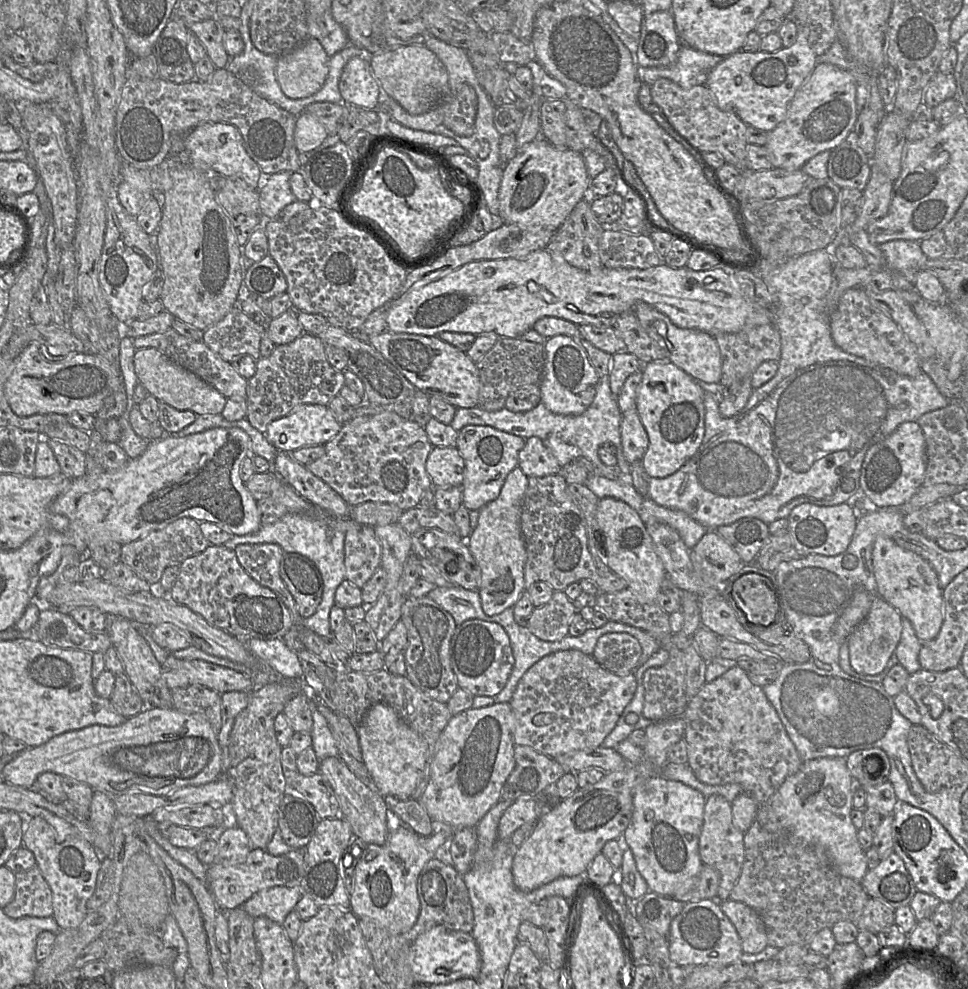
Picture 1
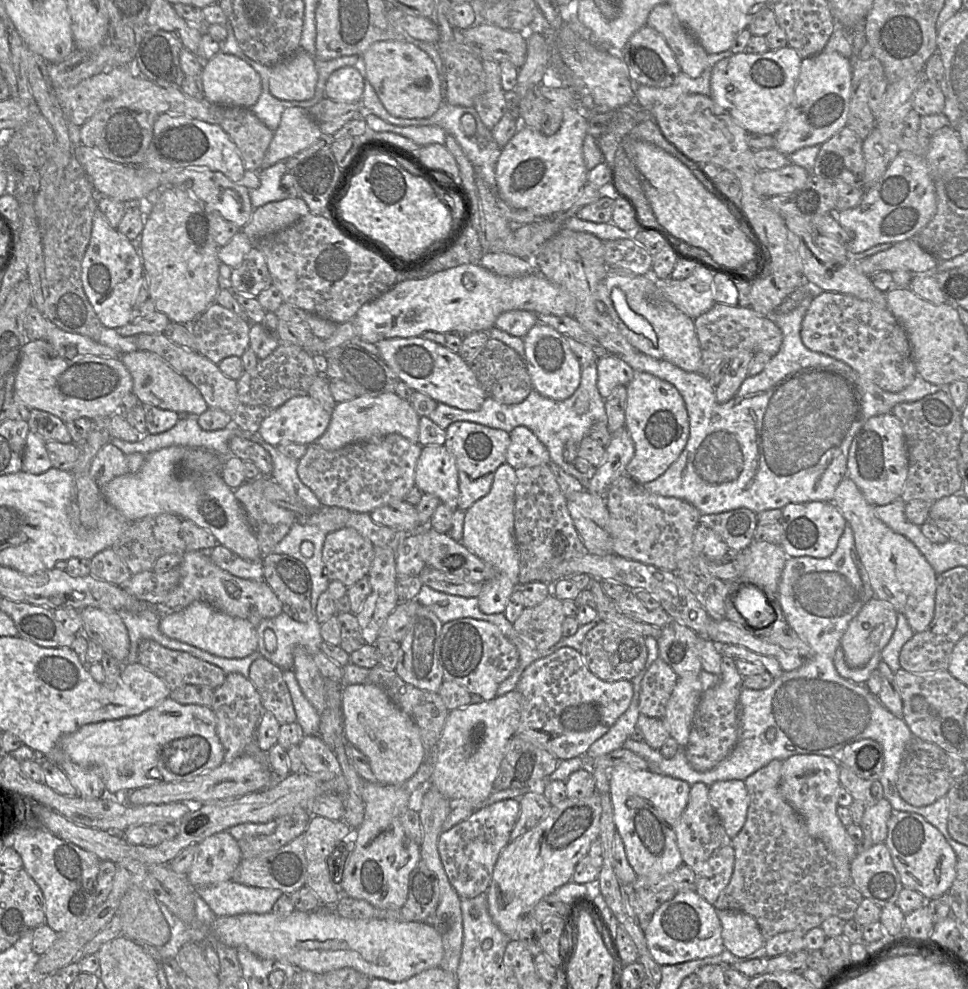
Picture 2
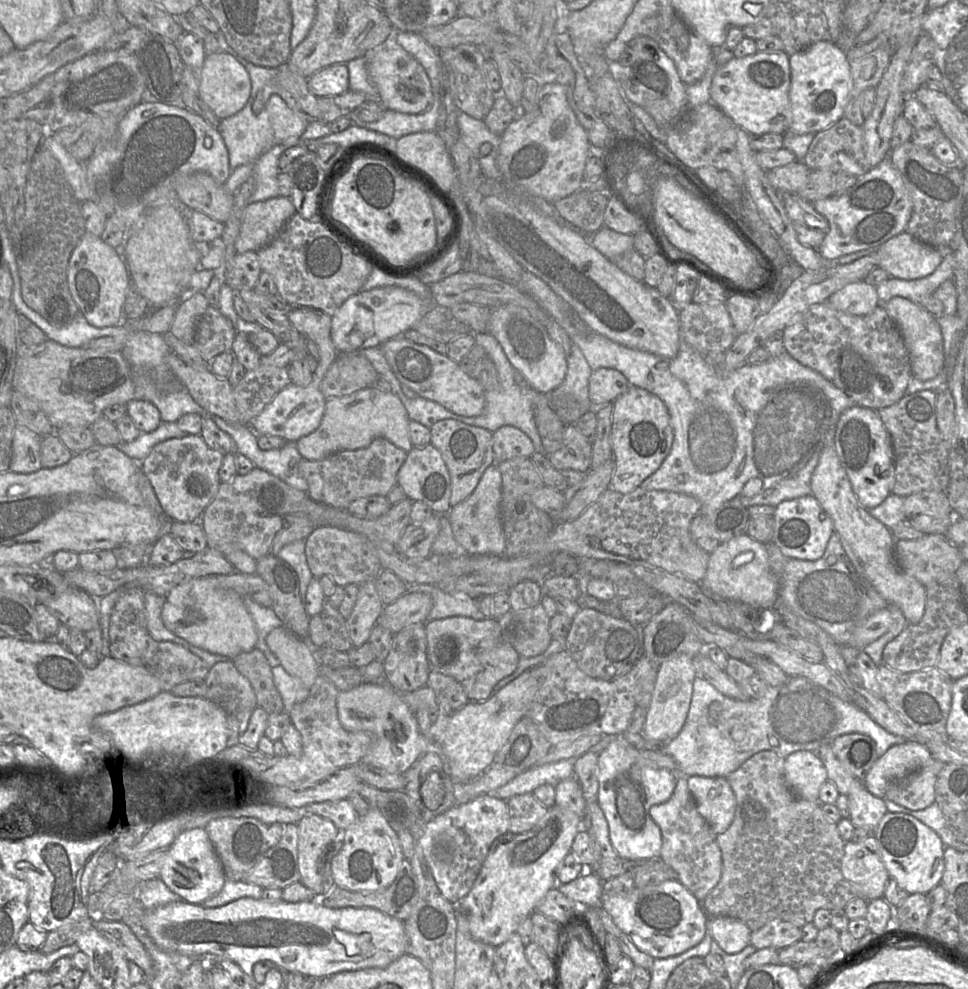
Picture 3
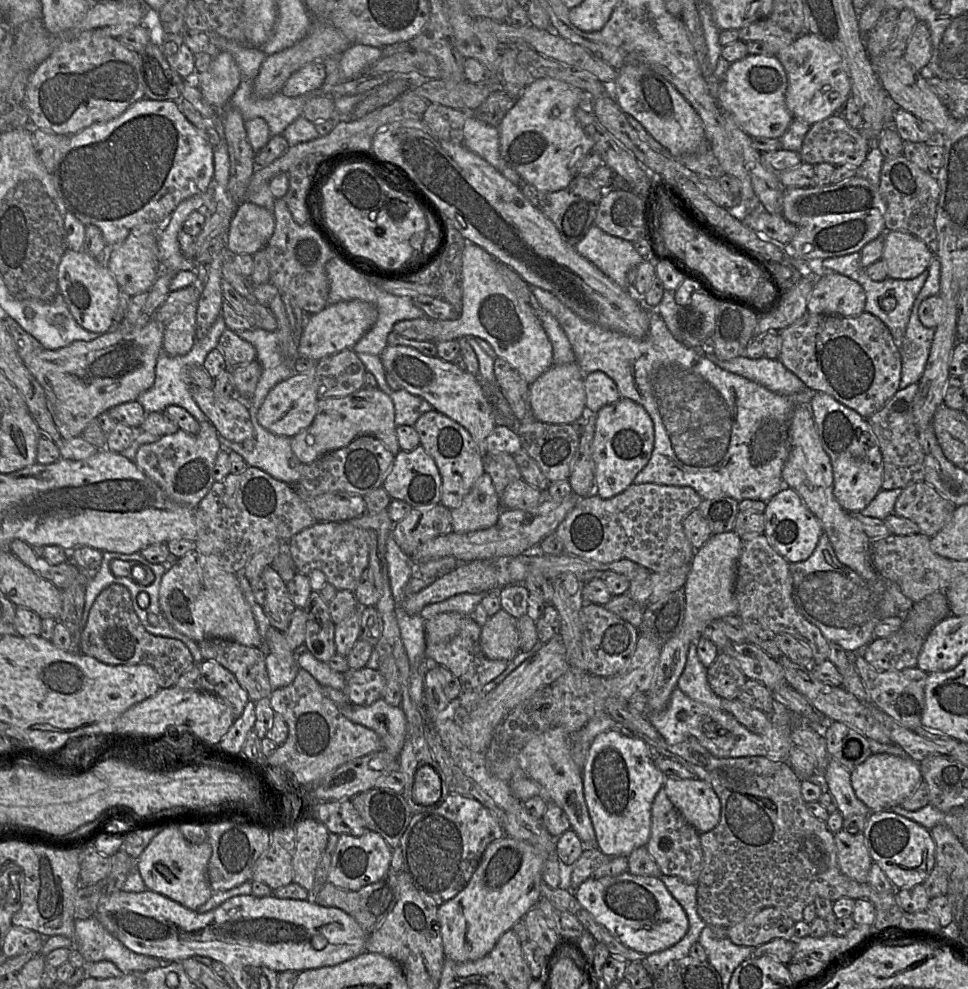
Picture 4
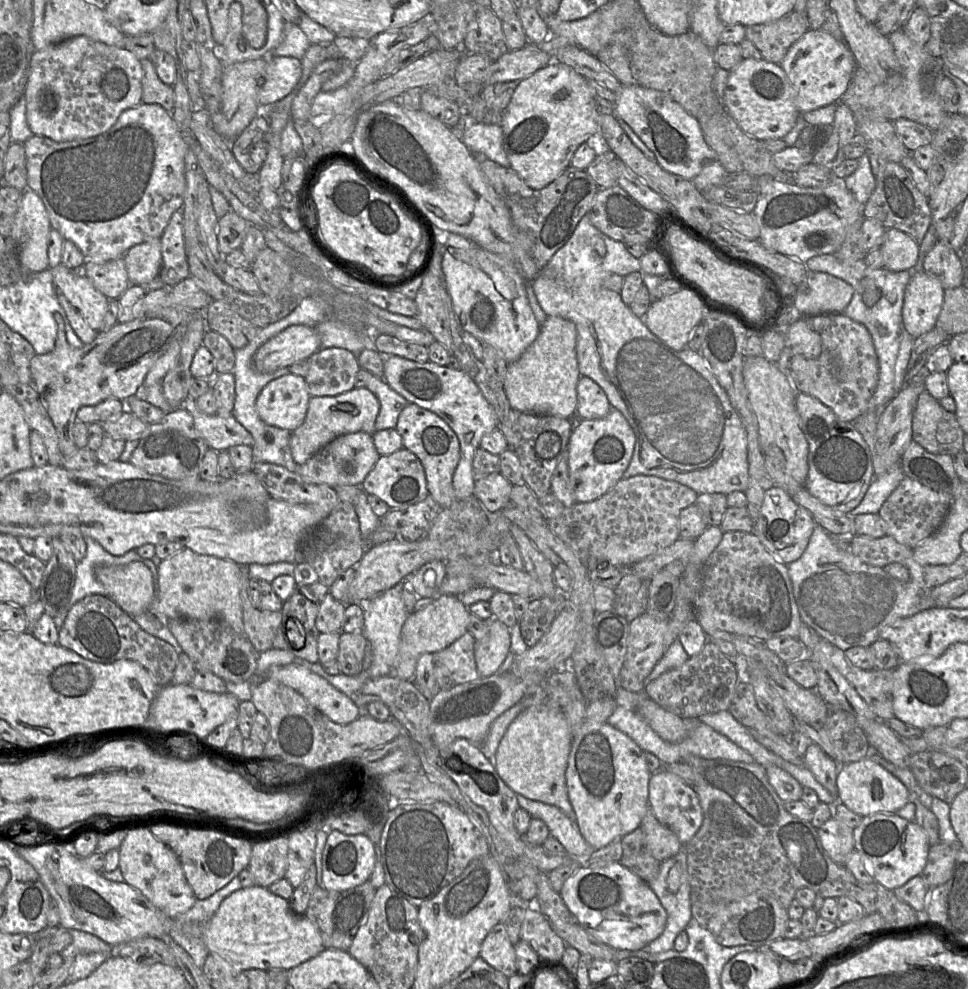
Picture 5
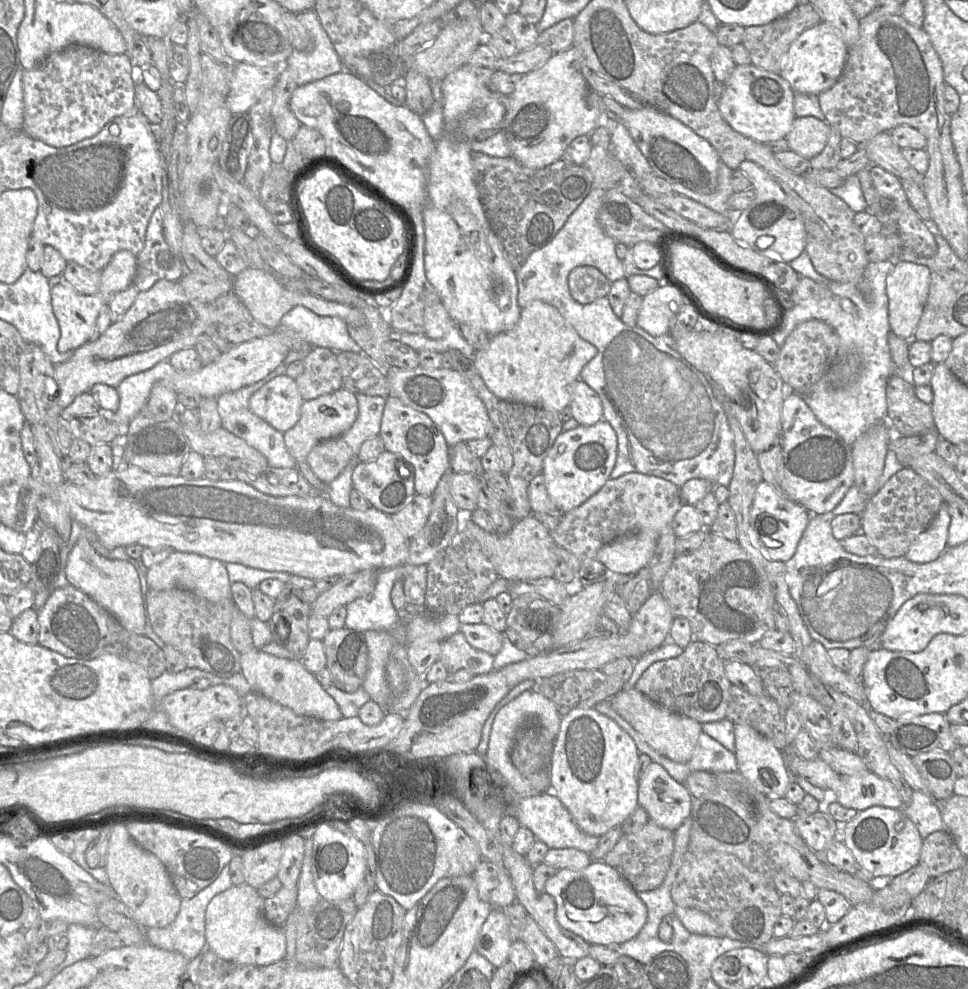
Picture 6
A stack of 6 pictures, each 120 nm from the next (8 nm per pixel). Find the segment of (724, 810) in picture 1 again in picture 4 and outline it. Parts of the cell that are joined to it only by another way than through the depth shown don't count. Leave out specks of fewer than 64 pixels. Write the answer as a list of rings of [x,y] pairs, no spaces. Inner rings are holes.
[[[661,788],[652,803],[651,832],[645,848],[663,875],[678,877],[687,884],[697,884],[703,868],[701,834],[686,821]]]

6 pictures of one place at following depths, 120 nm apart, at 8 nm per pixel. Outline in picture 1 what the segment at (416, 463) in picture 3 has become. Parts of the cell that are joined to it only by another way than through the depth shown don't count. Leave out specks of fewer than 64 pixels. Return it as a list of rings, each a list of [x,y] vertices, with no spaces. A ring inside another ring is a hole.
[[[433,447],[425,467],[434,489],[463,483],[464,460],[455,447]]]

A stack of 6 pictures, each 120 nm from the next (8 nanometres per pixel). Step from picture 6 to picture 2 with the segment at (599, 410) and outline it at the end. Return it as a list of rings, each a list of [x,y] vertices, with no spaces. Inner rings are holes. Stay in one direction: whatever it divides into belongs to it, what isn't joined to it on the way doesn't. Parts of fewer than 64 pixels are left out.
[[[614,354],[605,355],[597,362],[597,389],[602,398],[621,385],[628,385],[635,377],[634,369]]]

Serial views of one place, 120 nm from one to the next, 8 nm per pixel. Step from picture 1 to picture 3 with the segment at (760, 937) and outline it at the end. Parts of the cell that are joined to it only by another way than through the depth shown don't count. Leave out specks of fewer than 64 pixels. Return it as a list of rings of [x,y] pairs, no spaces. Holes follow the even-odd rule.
[[[729,917],[708,919],[712,939],[727,954],[737,954],[750,945],[752,931],[743,922]]]

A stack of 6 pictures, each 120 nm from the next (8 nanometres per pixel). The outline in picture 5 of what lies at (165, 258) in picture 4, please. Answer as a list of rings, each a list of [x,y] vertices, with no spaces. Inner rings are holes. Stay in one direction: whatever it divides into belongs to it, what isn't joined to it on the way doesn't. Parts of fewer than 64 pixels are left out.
[[[160,237],[131,247],[123,255],[123,259],[130,284],[147,286],[158,277],[161,270]]]

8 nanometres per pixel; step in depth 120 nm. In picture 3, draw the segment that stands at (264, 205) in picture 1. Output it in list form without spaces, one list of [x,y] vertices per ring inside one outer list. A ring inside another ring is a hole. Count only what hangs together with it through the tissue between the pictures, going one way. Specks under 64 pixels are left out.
[[[273,145],[257,158],[254,164],[255,188],[248,204],[280,197],[277,185],[280,172],[278,160],[290,146],[293,145]]]

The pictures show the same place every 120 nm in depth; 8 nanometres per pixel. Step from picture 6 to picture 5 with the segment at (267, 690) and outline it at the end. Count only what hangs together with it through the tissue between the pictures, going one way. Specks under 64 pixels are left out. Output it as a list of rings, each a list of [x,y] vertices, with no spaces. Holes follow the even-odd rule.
[[[294,662],[272,667],[266,678],[293,688],[337,724],[349,724],[362,715],[361,709],[348,696],[324,678]]]

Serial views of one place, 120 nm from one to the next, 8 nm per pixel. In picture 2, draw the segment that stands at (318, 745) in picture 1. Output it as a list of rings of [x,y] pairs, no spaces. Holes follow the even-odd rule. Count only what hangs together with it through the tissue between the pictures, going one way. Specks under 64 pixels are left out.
[[[292,669],[284,671],[283,678],[289,688],[292,697],[297,721],[303,728],[305,735],[318,735],[320,726],[320,714],[305,696],[294,671]]]

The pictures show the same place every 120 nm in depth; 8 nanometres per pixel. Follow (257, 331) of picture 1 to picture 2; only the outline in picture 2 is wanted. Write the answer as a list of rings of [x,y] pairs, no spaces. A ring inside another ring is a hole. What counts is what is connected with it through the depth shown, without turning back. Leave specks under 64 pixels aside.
[[[213,303],[191,325],[198,352],[215,364],[230,356],[241,357],[249,349],[251,324],[229,309]]]

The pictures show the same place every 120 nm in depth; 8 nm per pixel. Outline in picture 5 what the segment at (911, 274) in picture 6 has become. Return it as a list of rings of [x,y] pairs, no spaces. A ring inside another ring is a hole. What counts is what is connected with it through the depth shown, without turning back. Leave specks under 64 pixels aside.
[[[924,270],[912,274],[904,292],[902,326],[915,339],[935,328],[944,291],[940,281]]]

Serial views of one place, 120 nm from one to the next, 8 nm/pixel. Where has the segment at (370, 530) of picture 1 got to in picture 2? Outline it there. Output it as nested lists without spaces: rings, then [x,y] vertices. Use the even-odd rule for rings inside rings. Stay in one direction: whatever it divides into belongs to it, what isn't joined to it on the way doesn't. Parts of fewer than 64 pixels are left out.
[[[345,527],[325,538],[323,573],[329,581],[340,581],[349,588],[368,575],[373,558],[373,544],[355,529]]]

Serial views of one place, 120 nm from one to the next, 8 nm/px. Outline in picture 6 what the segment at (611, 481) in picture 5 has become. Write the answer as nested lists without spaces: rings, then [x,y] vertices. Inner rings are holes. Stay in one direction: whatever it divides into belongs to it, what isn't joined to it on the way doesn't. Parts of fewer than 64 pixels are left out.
[[[605,420],[562,432],[544,459],[542,475],[550,499],[567,513],[595,494],[609,479],[617,457],[617,436]]]

